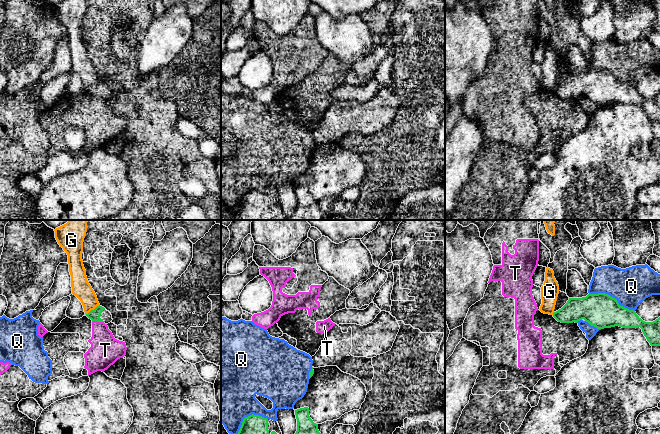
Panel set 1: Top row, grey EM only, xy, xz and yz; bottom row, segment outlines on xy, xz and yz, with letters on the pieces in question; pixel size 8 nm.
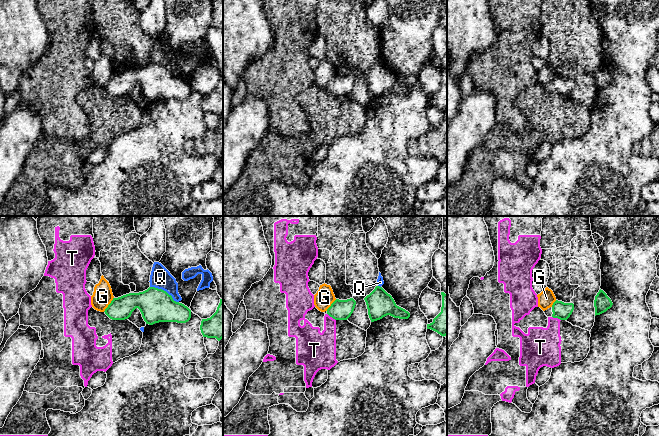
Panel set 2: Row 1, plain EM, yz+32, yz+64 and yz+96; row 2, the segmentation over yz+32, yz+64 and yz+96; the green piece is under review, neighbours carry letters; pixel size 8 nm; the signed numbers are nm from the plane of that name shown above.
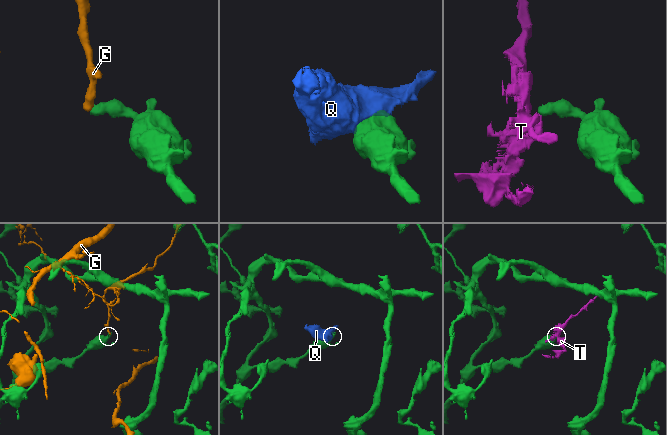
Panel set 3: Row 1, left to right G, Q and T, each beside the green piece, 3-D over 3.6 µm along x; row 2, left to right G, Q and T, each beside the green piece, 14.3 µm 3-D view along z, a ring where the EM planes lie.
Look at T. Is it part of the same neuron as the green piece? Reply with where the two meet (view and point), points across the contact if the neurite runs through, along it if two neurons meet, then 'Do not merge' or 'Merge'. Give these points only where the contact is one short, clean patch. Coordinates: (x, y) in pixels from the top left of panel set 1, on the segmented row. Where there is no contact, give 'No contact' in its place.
Touches green at xy (98, 321). Boundary: xy (92, 320), (103, 322). Do not merge

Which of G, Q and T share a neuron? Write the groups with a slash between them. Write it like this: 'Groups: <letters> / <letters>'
Groups: G / Q / T

